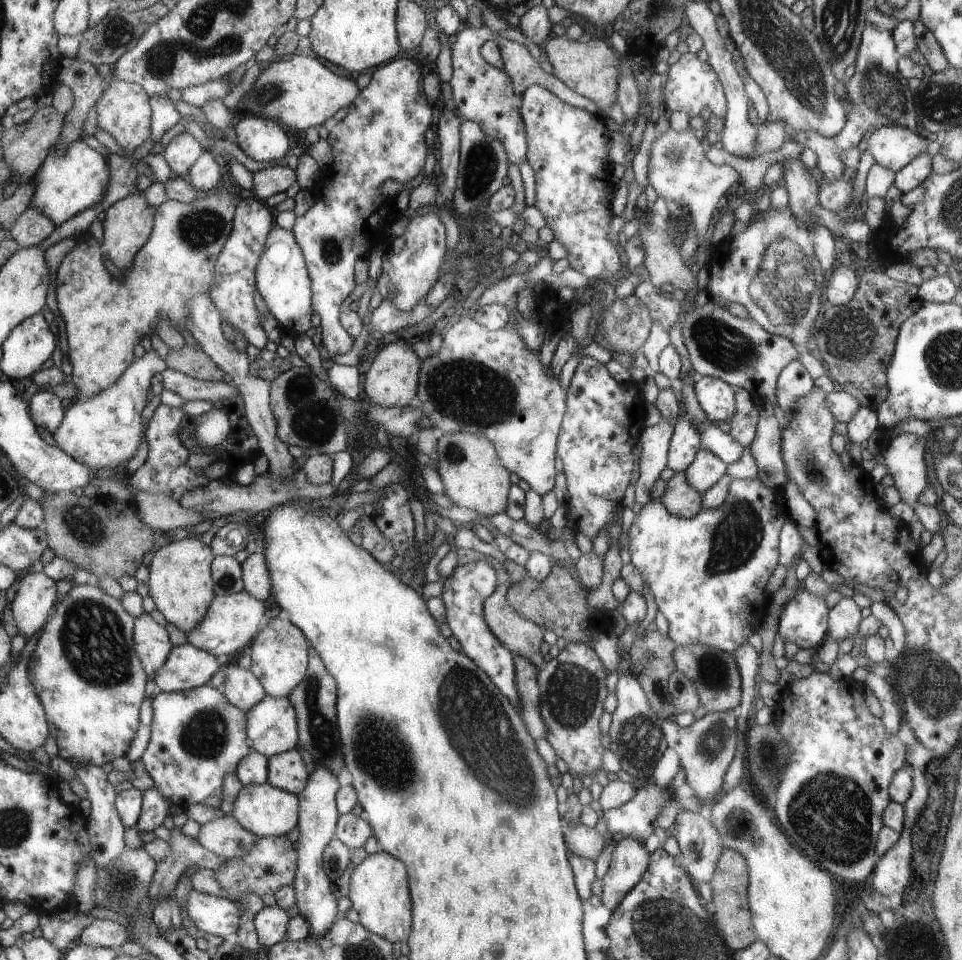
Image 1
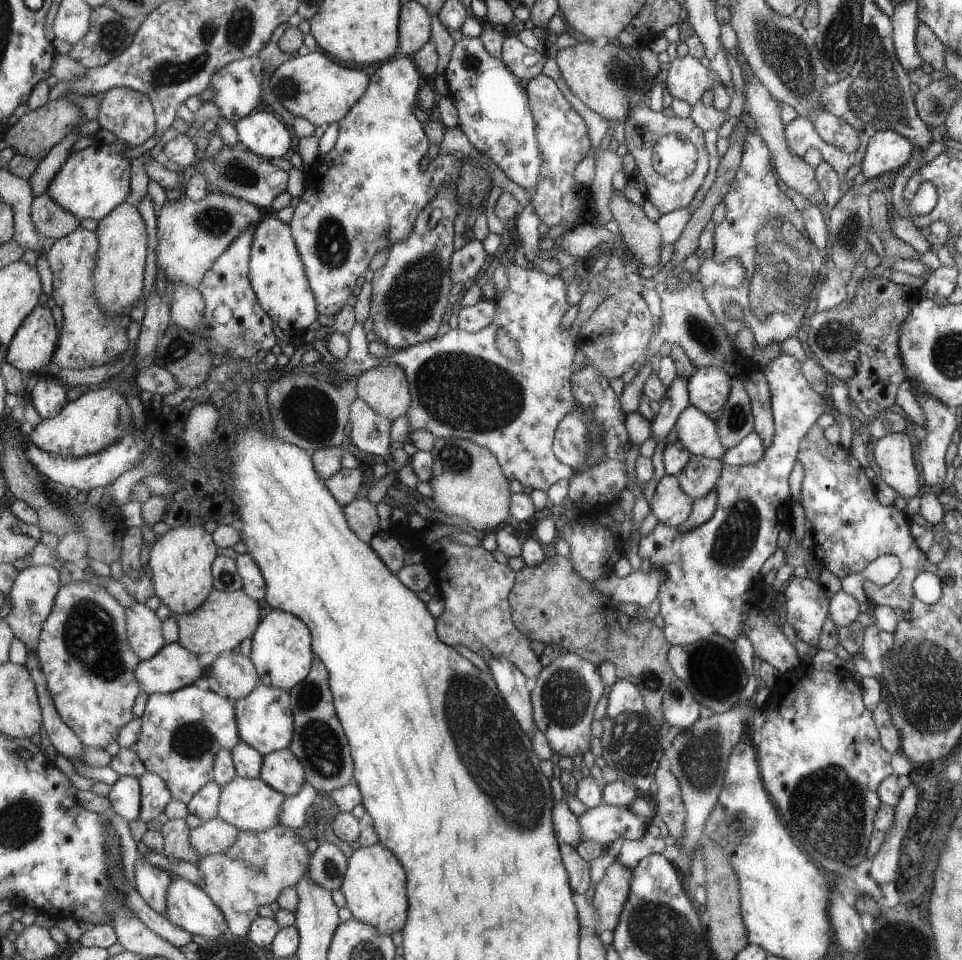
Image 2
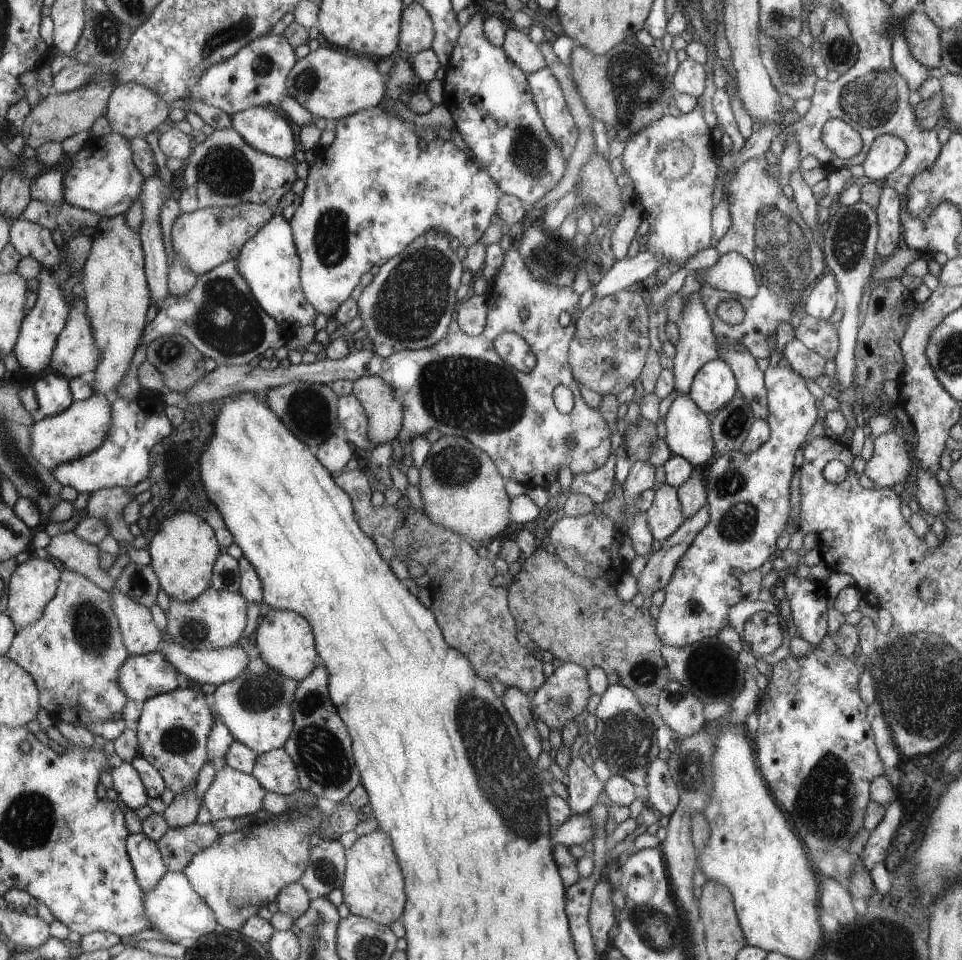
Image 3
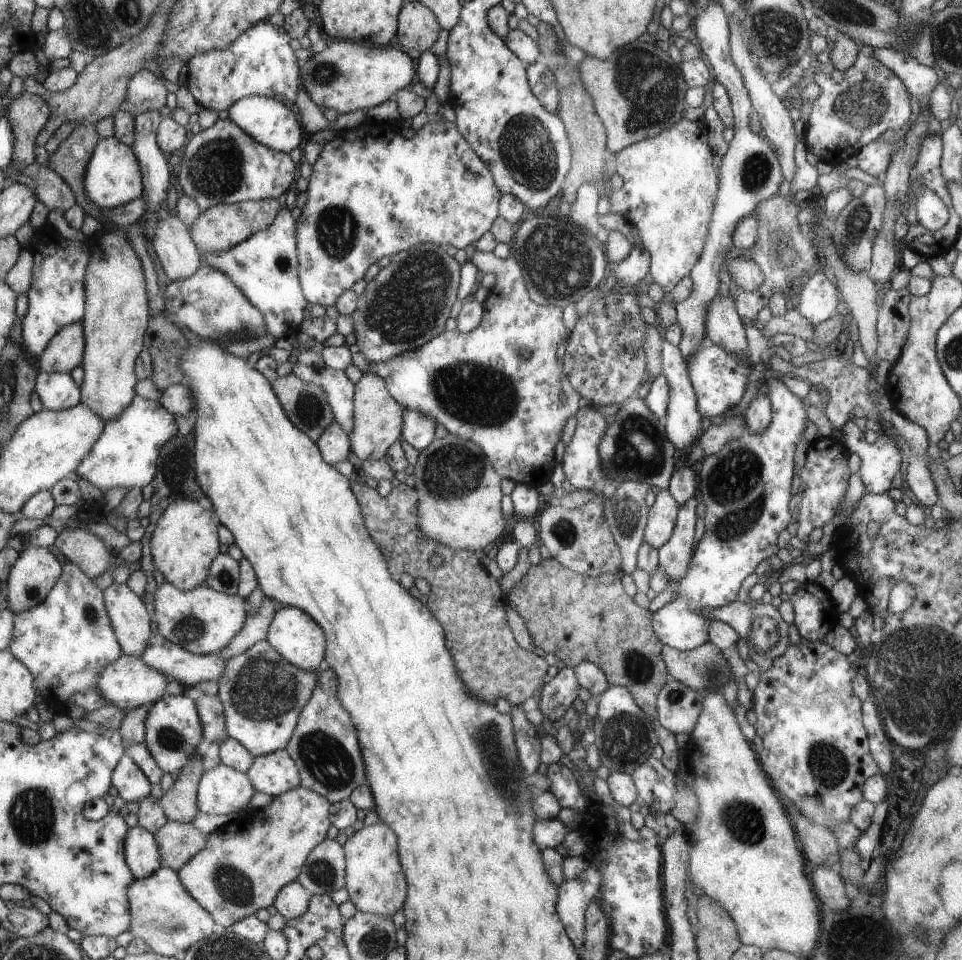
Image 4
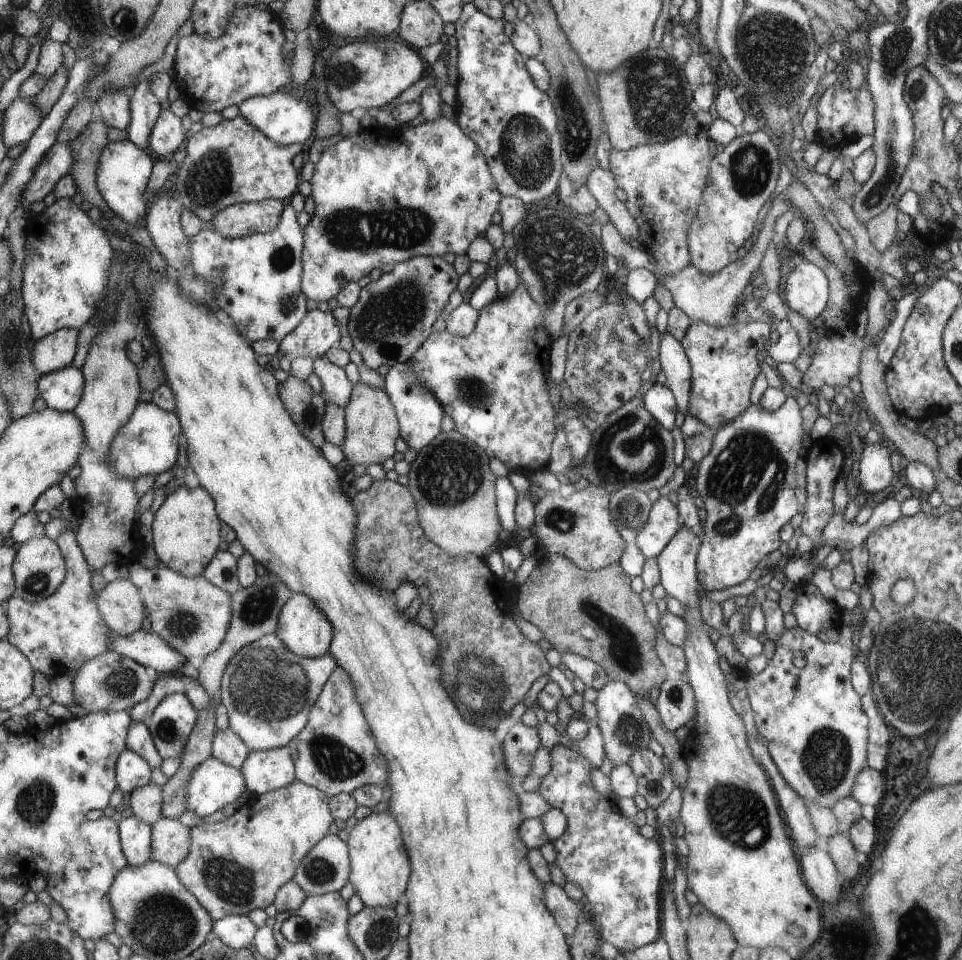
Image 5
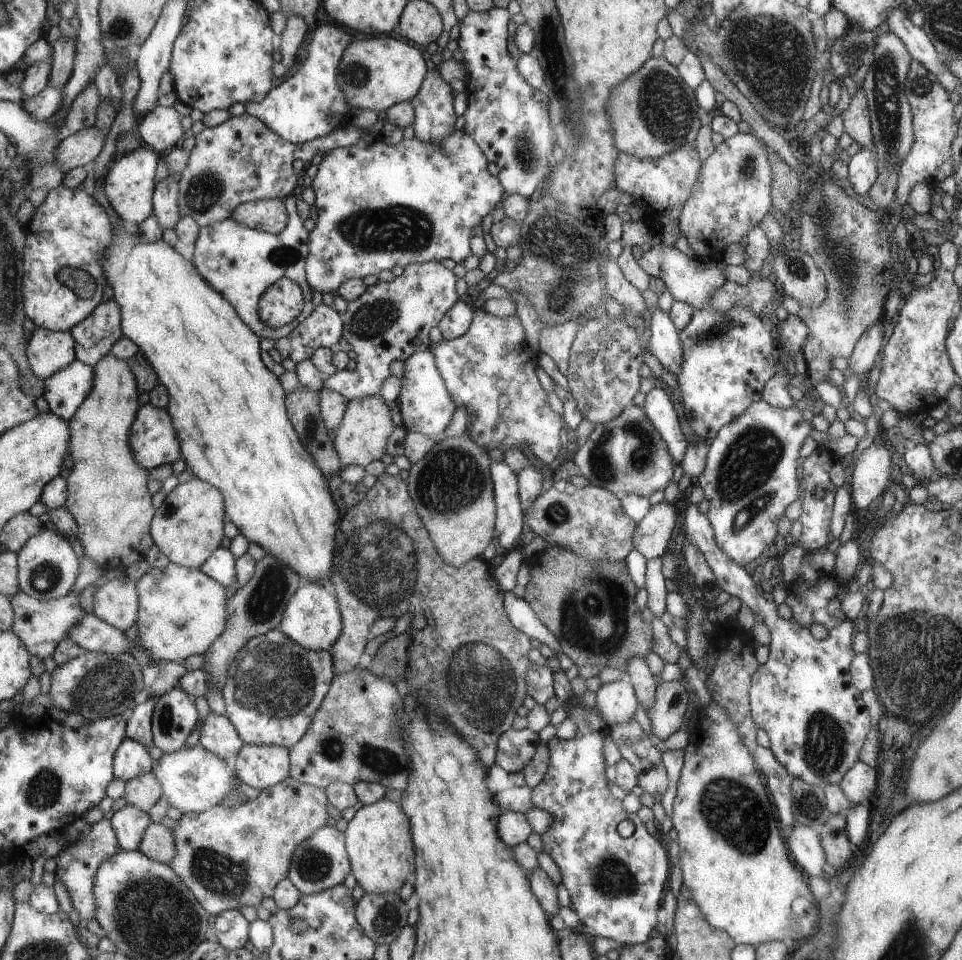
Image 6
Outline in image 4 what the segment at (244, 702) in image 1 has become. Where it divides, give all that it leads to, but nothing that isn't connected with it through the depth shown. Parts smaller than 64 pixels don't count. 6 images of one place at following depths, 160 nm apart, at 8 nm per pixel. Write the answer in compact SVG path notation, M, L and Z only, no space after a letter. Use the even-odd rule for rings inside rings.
M154 622L154 626L155 628L152 630L149 646L142 654L142 657L149 666L163 671L163 674L166 674L170 680L179 680L186 688L193 687L194 684L203 682L203 680L215 680L218 682L223 676L229 660L224 659L219 653L197 654L184 649L182 646L168 641L160 633L157 623Z

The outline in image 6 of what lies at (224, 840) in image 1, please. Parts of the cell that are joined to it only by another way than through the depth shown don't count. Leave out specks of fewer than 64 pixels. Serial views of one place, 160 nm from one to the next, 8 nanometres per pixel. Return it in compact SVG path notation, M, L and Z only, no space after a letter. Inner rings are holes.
M152 823L140 844L140 851L153 860L171 864L176 855L174 830L161 823Z

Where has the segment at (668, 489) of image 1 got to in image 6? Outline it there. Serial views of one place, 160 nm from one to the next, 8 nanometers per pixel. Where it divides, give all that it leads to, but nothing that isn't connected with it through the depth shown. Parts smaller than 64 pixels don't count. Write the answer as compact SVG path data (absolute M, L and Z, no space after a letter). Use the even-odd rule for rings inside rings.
M662 500L651 505L647 514L635 525L632 534L633 553L644 556L647 561L661 556L675 528L675 520L677 512L672 504Z

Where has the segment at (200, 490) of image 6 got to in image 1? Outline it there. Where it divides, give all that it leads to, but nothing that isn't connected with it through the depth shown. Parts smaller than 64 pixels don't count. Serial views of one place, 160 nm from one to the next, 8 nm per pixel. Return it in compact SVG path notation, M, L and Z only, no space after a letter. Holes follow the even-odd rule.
M198 536L169 542L154 553L149 566L149 596L155 601L156 609L164 615L166 621L185 634L201 624L215 601L215 580L212 572L215 558L212 546L203 544Z

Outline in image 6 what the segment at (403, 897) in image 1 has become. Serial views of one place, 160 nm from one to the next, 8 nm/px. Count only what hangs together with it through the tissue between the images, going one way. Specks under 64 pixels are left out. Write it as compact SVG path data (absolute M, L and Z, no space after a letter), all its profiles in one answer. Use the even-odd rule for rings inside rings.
M387 798L364 805L348 822L346 845L357 883L367 893L397 893L411 874L415 874L415 844L411 836L412 824L401 803Z

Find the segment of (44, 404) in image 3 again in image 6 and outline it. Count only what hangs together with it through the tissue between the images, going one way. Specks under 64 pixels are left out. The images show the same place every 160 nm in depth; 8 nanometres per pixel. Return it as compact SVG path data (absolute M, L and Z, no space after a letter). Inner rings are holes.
M75 359L69 366L50 376L46 382L45 399L49 408L70 421L94 389L94 366Z

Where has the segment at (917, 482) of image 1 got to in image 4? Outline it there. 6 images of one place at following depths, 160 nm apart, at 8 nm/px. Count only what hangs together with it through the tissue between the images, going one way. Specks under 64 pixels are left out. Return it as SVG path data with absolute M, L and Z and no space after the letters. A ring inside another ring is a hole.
M851 419L842 426L842 441L848 453L857 454L860 466L856 468L865 493L882 493L891 486L891 478L901 466L899 450L891 440L891 433L879 433L873 444L867 444L863 432Z

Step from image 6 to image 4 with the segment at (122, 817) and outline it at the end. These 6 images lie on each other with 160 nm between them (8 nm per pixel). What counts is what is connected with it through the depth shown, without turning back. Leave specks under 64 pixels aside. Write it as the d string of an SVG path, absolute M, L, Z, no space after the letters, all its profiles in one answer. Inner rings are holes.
M140 824L130 827L125 844L126 859L136 879L149 878L164 866L156 835Z

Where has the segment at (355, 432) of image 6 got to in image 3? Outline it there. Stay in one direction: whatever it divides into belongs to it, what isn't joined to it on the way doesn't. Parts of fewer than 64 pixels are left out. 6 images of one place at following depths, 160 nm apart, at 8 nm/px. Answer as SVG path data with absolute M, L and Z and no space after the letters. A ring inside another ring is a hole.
M365 375L353 383L370 420L369 436L374 448L392 442L403 428L403 402L394 387L382 376Z

